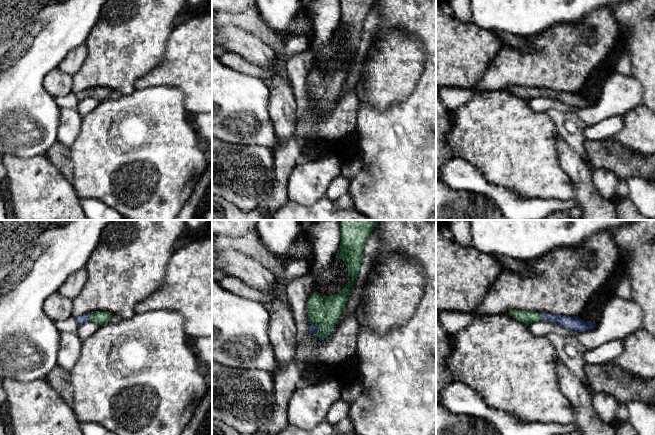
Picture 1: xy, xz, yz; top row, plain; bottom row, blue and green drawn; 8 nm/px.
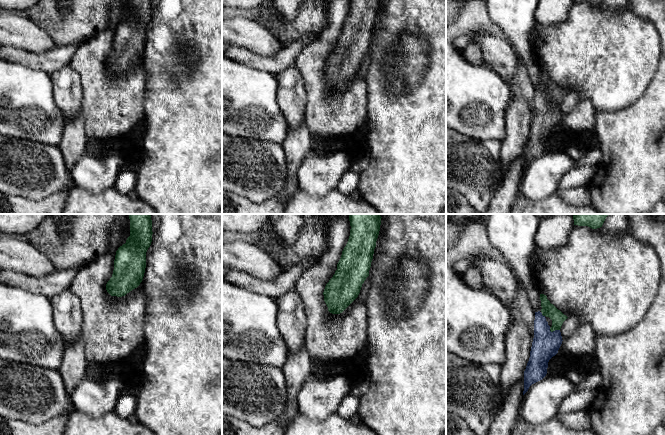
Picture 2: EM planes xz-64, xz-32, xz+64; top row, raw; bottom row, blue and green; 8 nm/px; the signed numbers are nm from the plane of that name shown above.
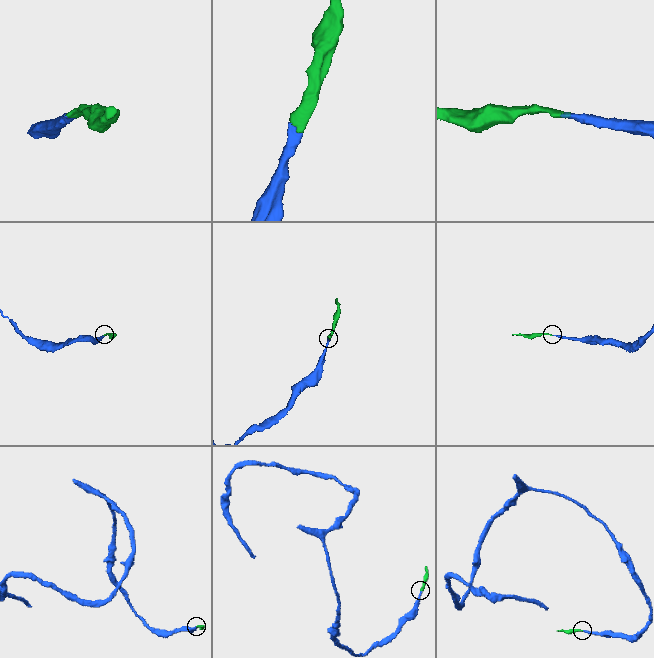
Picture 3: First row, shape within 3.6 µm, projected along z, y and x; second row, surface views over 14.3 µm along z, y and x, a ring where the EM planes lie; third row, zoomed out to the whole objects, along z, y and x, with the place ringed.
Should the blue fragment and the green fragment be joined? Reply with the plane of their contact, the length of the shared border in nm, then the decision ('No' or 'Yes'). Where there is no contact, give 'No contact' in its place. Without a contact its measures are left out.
Touches blue in xz. Shared border 100 nm. Yes

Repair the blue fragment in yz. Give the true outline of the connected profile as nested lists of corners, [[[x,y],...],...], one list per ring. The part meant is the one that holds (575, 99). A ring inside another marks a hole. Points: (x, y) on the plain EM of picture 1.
[[[511,86],[509,91],[515,94],[517,97],[521,97],[526,101],[531,99],[544,97],[551,100],[559,101],[568,106],[575,108],[585,108],[596,103],[596,98],[584,97],[579,92],[568,93],[562,91],[555,91],[548,88],[536,88],[525,86]]]

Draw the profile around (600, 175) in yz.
[[[596,169],[593,171],[592,181],[596,191],[603,199],[615,201],[615,190],[620,182],[613,173],[605,169]]]

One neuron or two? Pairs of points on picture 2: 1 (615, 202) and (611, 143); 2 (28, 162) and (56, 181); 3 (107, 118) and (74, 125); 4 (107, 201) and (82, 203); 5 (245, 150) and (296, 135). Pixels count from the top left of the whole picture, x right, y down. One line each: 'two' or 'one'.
1: one
2: one
3: two
4: one
5: two

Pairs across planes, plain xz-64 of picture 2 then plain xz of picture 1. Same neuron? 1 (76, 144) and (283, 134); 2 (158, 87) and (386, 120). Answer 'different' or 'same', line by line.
1: different
2: same

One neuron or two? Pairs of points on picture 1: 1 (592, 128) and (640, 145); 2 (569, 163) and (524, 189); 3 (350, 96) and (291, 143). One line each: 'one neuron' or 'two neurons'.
1: two neurons
2: two neurons
3: two neurons

